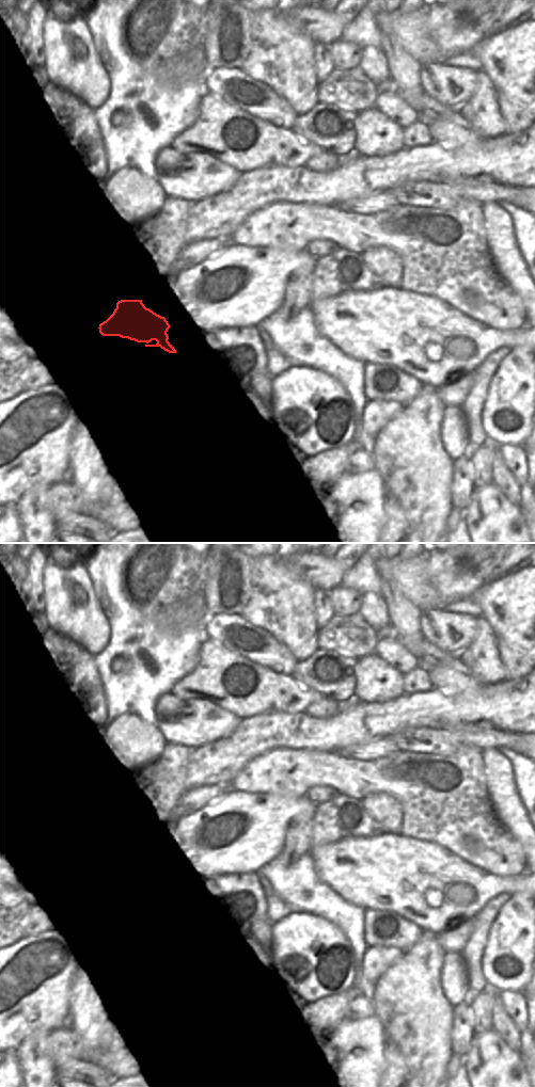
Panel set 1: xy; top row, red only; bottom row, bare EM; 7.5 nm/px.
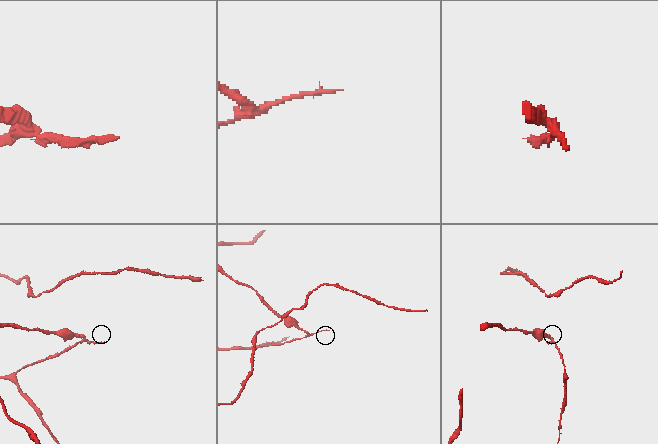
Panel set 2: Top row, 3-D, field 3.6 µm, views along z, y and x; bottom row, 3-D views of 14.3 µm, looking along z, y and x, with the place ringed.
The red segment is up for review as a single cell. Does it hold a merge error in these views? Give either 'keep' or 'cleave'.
cleave

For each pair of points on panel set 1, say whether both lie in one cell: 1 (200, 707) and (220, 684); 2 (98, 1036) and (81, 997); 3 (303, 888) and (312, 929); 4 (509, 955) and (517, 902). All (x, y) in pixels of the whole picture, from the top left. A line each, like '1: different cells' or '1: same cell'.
1: different cells
2: same cell
3: different cells
4: same cell

